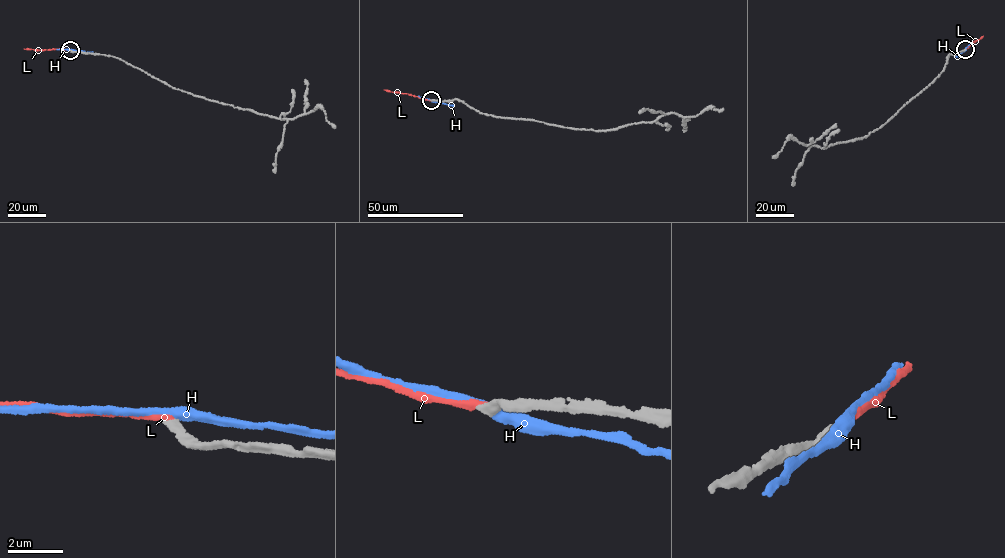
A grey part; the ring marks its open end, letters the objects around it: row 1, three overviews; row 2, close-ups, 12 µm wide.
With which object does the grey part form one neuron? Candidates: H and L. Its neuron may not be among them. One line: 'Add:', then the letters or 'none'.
Add: none

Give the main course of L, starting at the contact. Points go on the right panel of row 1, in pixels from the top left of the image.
L: (965, 49), (983, 35)

